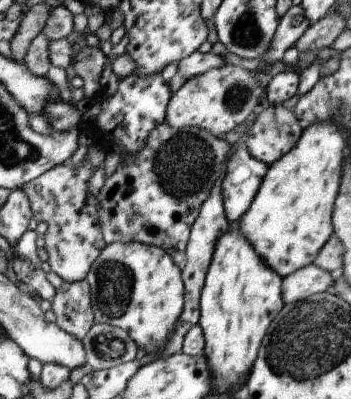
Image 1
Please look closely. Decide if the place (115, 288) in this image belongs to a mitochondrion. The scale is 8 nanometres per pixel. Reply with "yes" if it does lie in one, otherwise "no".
yes

